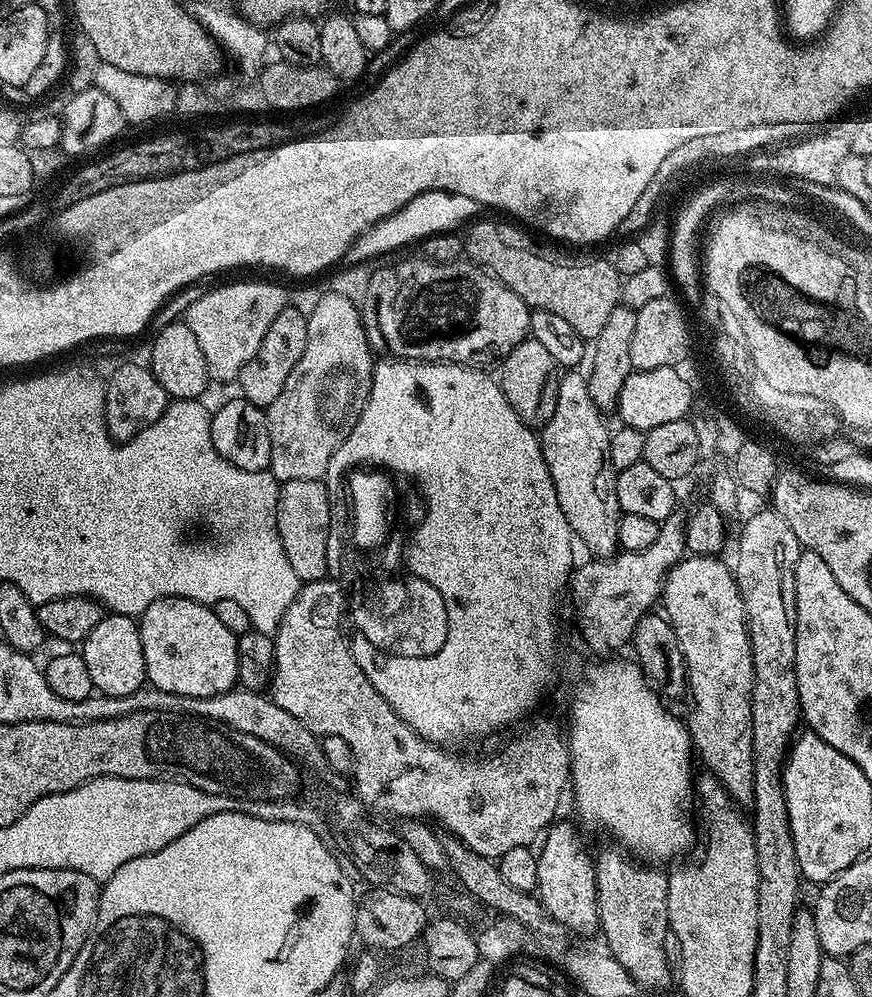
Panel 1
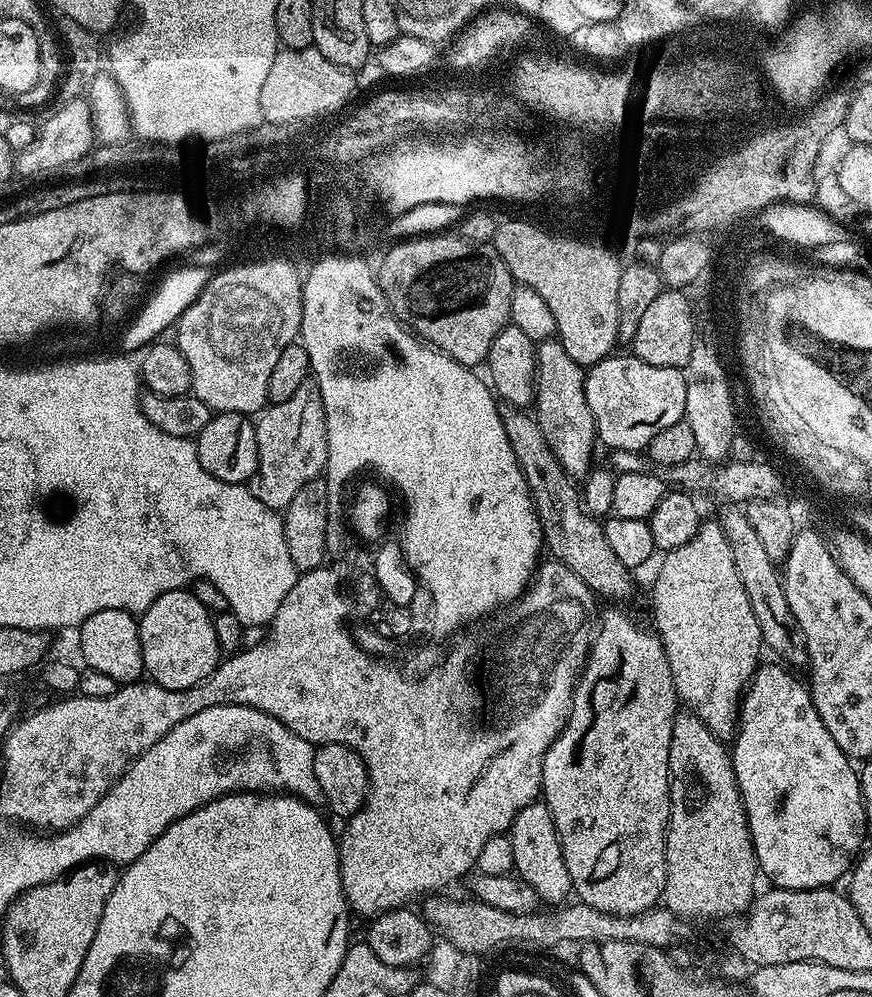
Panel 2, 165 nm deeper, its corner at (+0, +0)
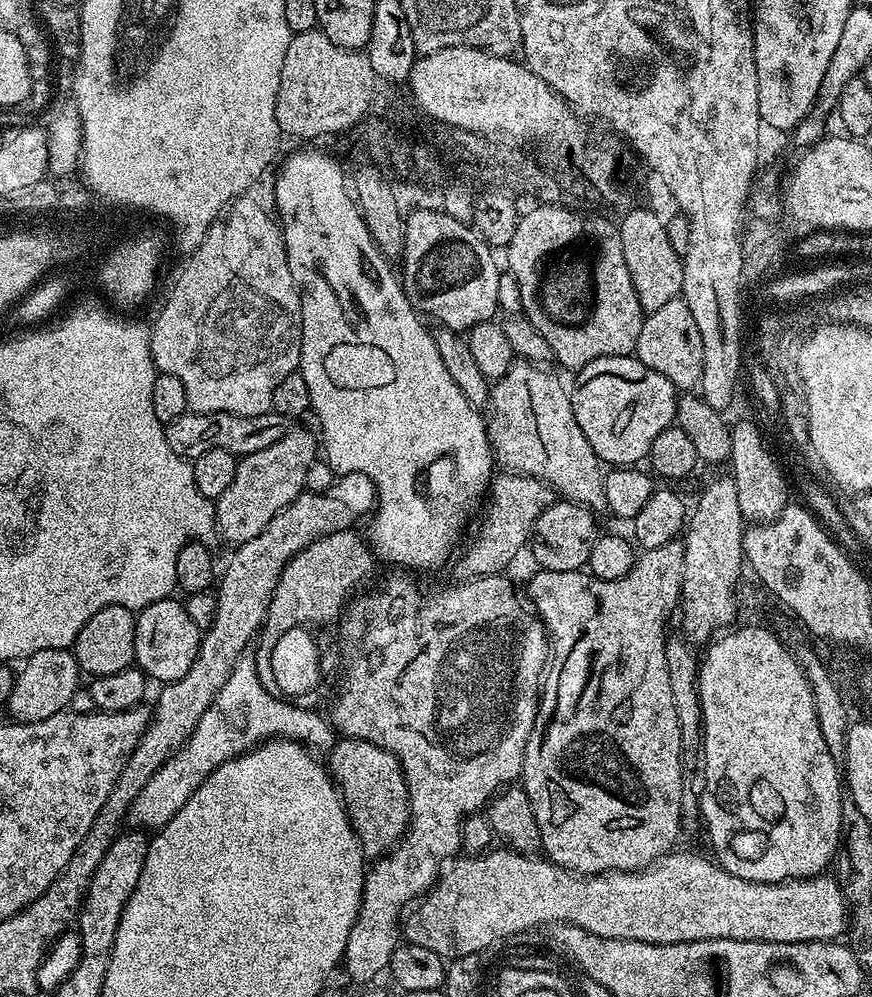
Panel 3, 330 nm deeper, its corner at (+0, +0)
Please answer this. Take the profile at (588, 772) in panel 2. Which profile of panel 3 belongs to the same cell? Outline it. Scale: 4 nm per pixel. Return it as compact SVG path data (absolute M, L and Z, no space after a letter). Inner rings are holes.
M677 538L657 548L643 549L643 551L637 555L636 562L632 565L632 569L617 580L603 580L602 578L593 576L592 573L587 570L578 572L545 572L543 570L536 570L536 573L532 576L532 581L528 584L528 592L526 591L527 599L529 601L536 600L536 604L534 603L534 611L536 615L544 621L544 627L548 629L548 635L551 637L552 641L550 644L550 667L547 669L546 679L542 684L540 705L536 707L536 721L530 730L530 738L526 742L522 787L526 790L526 794L530 798L530 806L534 810L534 818L538 822L540 848L542 849L543 855L551 860L553 864L557 864L559 868L567 868L569 872L575 872L586 876L594 876L606 872L639 872L640 869L648 867L649 864L655 864L657 860L660 860L663 856L667 856L669 852L677 847L676 839L680 836L680 820L682 821L680 803L686 791L686 785L684 785L684 759L686 759L686 753L684 749L680 747L682 734L678 730L678 714L674 710L674 690L670 690L670 670L666 670L666 633L669 631L669 629L667 630L668 615L671 614L672 607L674 607L675 604L677 607L678 601L682 596L682 582L684 581L685 570L686 550L684 549L683 539Z

